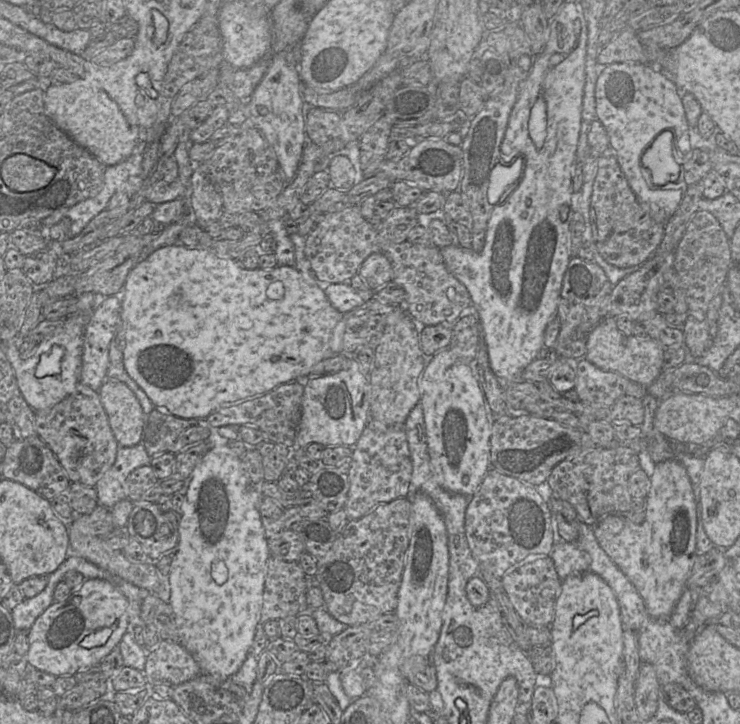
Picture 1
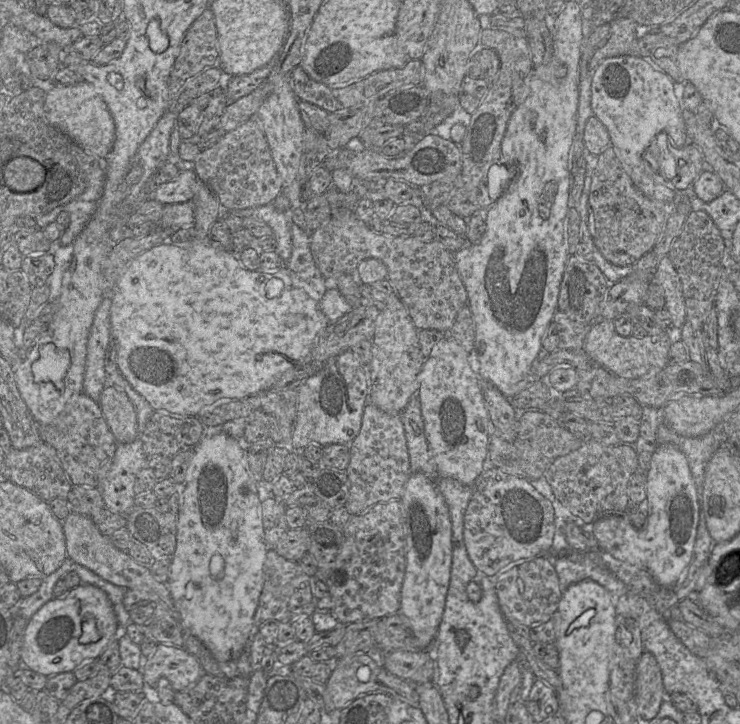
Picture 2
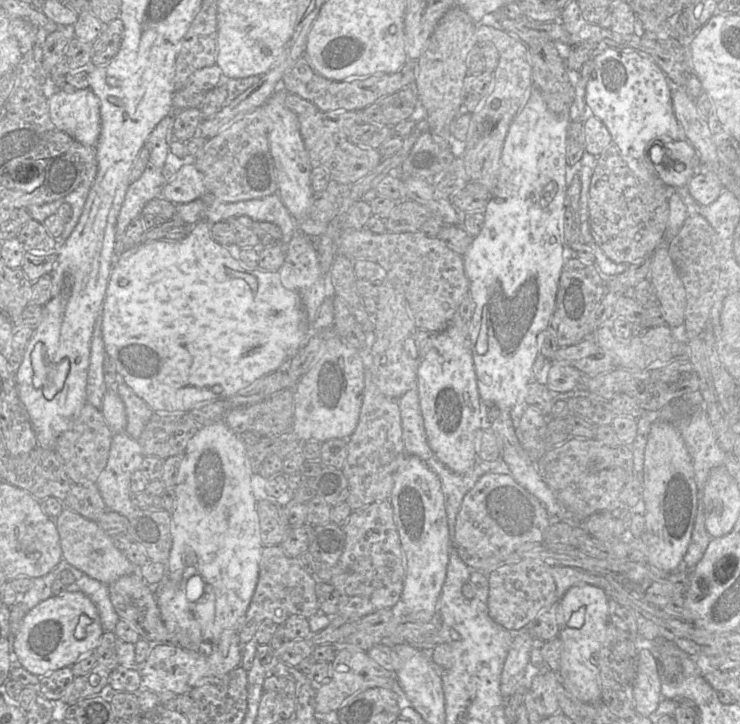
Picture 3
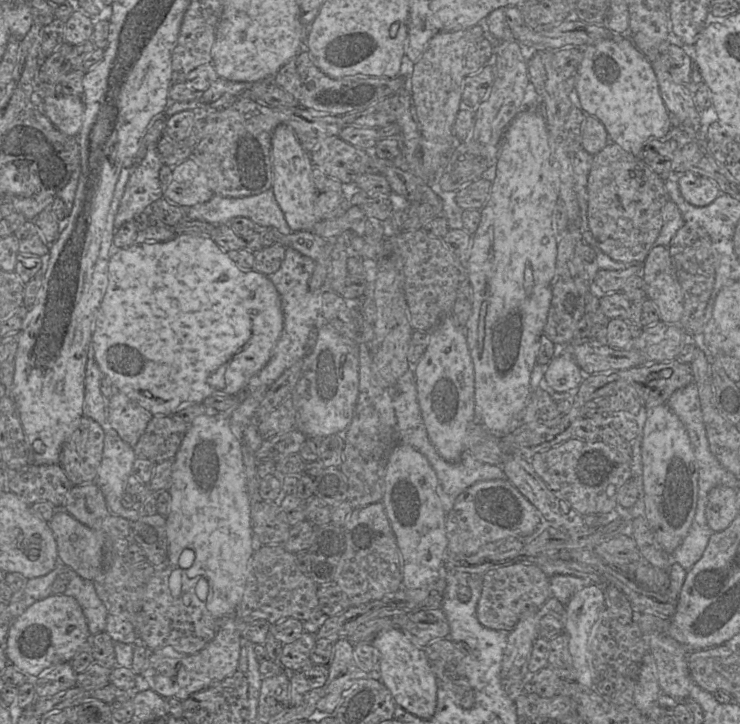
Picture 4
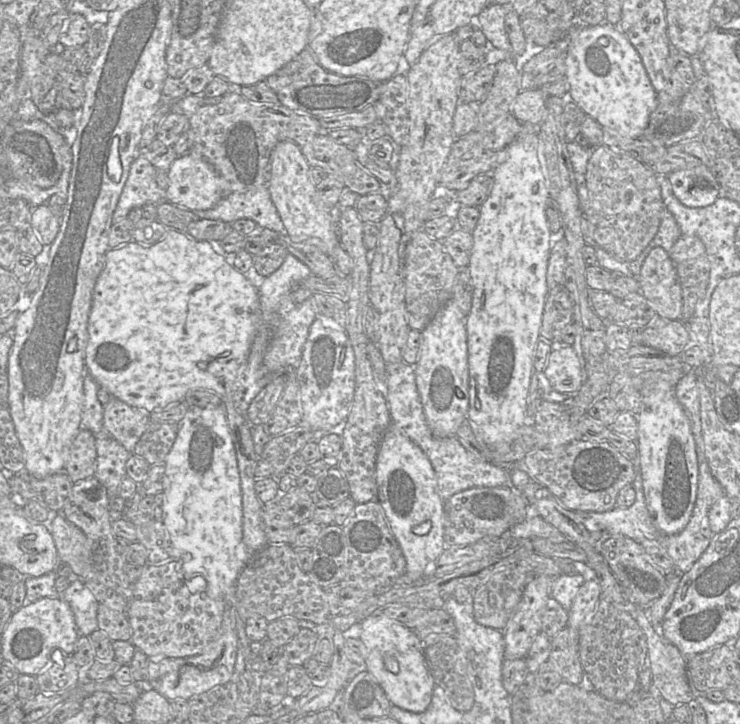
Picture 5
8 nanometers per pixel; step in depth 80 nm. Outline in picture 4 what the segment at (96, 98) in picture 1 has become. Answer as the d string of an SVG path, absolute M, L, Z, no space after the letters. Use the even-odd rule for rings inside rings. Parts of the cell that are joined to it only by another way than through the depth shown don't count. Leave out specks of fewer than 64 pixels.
M63 95L47 97L43 102L43 113L59 131L76 137L83 122L83 98Z

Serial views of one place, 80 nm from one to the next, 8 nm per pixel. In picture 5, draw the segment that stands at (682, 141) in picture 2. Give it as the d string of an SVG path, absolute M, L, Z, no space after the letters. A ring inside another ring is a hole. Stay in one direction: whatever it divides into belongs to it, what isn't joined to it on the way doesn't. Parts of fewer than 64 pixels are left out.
M607 22L596 26L577 24L567 42L565 76L572 101L610 134L642 137L659 100L640 55L625 34Z

